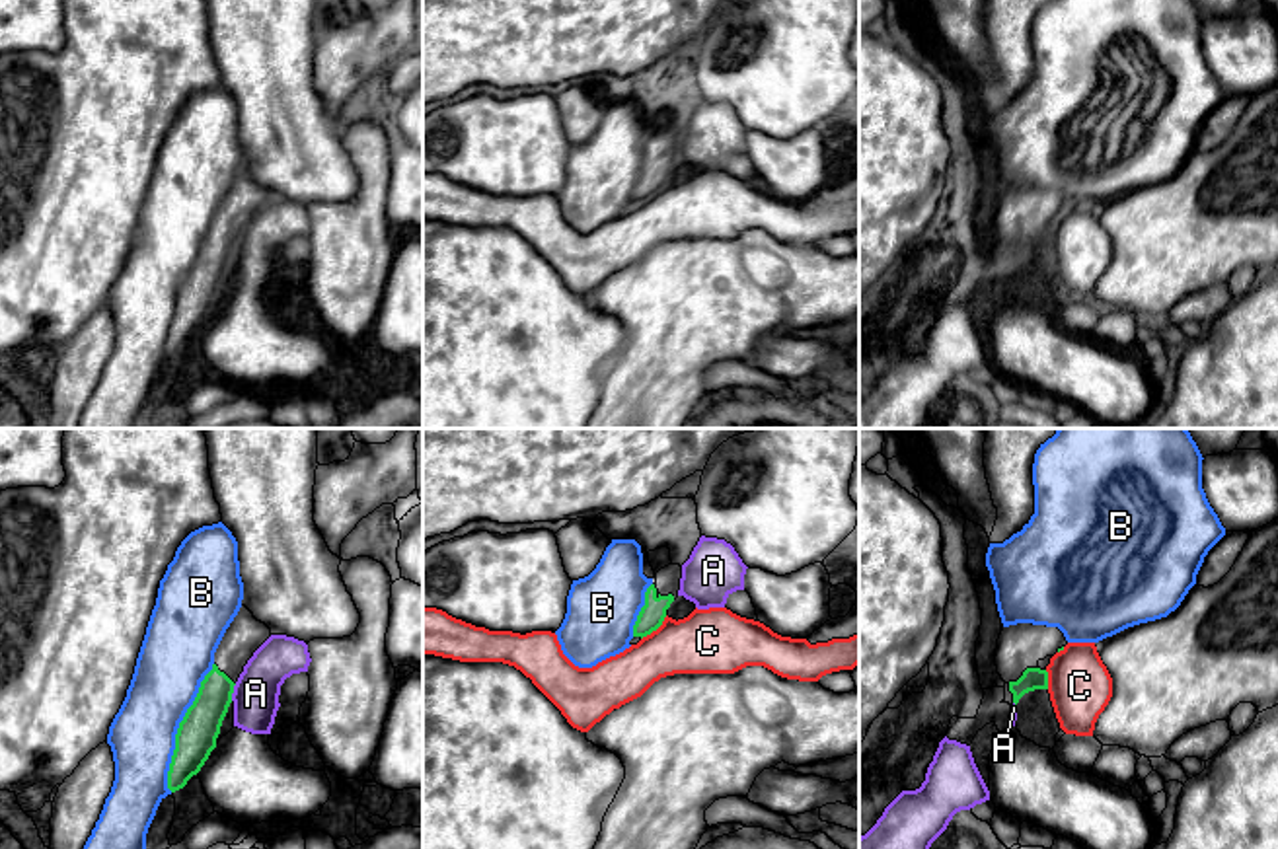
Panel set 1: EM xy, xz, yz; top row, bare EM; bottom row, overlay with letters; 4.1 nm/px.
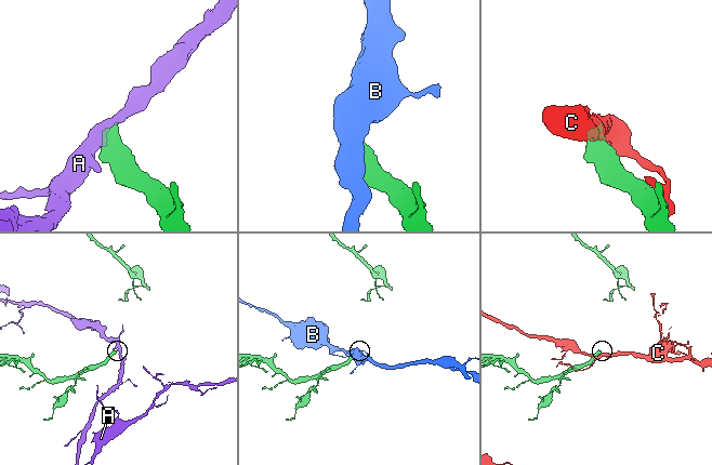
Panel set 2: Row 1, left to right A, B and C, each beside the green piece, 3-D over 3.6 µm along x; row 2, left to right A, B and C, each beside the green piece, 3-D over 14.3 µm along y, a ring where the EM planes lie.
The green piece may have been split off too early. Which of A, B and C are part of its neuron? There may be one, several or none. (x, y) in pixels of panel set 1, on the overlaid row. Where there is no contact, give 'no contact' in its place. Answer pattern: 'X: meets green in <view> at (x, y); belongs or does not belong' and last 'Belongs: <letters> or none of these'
A: meets green in xy at (232, 692); does not belong
B: meets green in xy at (180, 727); does not belong
C: meets green in xz at (655, 629); does not belong
Belongs: none of these

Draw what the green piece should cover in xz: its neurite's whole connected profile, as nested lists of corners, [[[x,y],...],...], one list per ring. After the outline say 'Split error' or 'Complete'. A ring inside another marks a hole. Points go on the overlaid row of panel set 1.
[[[668,565],[657,572],[657,582],[645,592],[645,606],[641,608],[633,625],[633,637],[643,639],[662,625],[666,609],[678,598],[680,578],[680,565]]]. Split error

